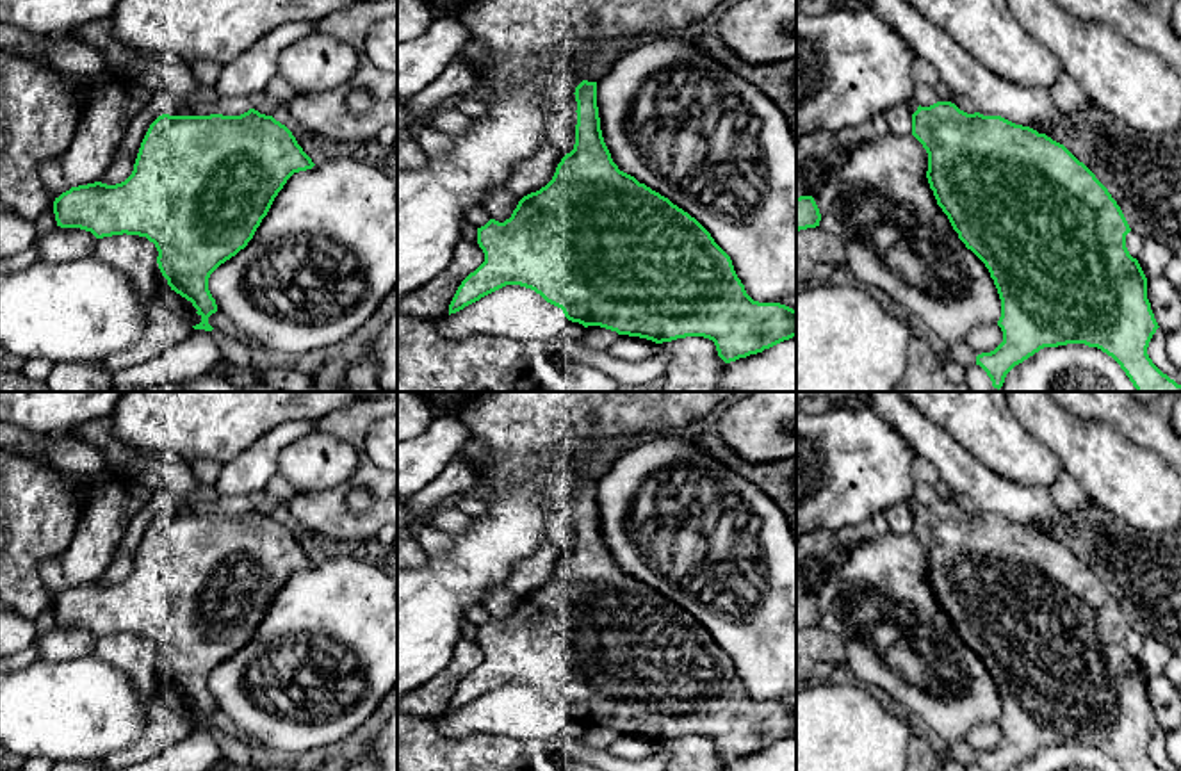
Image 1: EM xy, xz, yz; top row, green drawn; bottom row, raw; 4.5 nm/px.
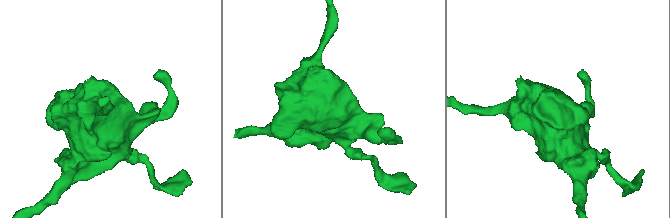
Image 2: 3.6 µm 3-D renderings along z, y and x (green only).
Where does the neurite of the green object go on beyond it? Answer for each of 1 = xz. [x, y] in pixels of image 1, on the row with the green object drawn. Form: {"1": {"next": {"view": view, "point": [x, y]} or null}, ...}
{"1": {"next": null}}

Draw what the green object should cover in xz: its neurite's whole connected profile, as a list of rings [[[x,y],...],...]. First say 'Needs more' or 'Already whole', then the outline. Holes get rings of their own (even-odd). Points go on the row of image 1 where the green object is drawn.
Already whole. [[[582,80],[574,94],[574,150],[545,187],[518,201],[509,219],[490,219],[477,228],[485,262],[461,281],[449,315],[506,285],[520,285],[584,328],[600,326],[656,344],[709,338],[725,363],[796,337],[796,310],[753,301],[730,256],[695,217],[618,169],[600,130],[597,82]]]

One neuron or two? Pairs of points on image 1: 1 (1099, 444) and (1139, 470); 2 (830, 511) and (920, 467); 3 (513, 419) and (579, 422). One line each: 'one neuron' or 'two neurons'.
1: one neuron
2: two neurons
3: one neuron

